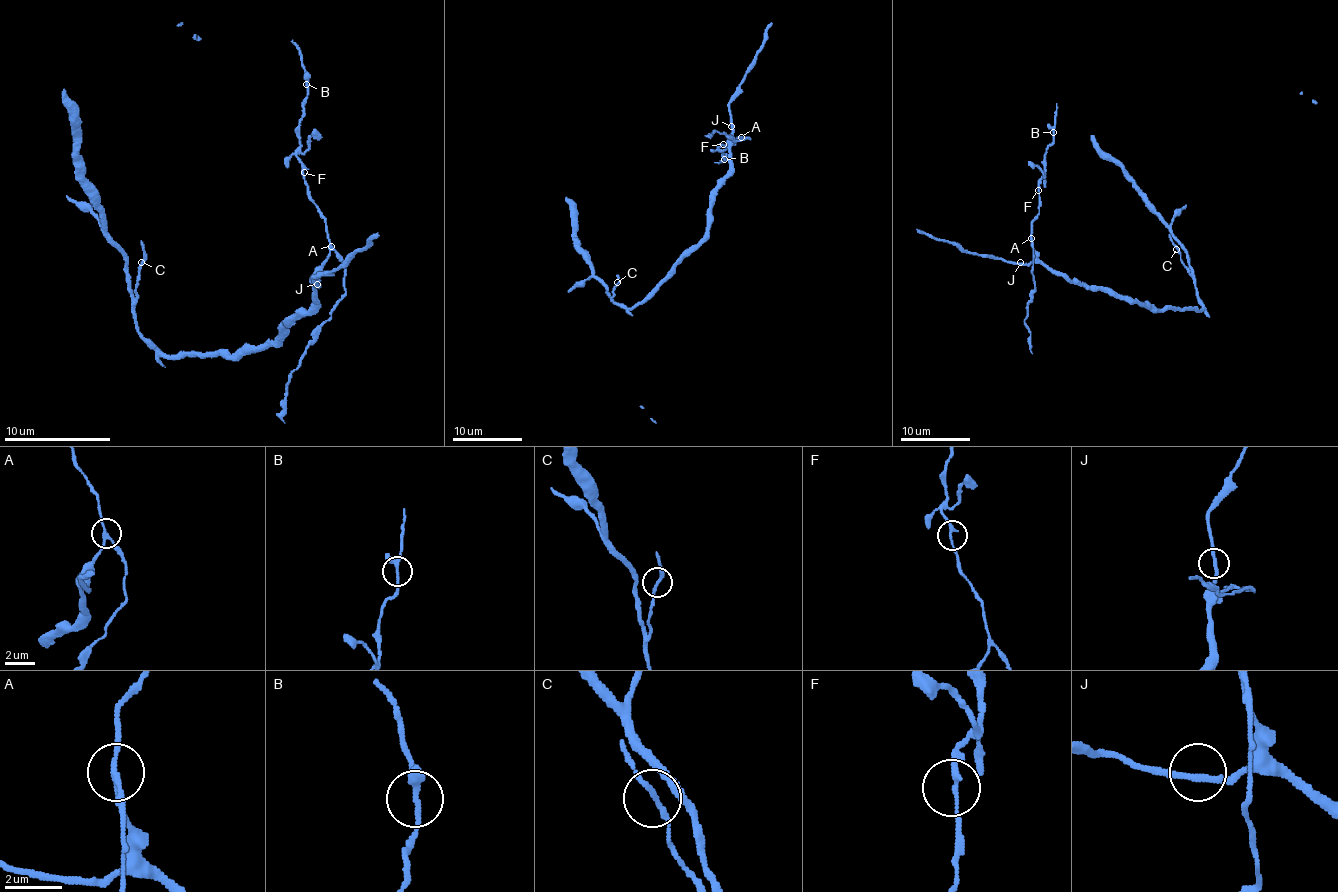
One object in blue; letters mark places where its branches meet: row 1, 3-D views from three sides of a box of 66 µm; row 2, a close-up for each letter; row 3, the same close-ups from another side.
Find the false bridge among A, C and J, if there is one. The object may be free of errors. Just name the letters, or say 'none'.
A

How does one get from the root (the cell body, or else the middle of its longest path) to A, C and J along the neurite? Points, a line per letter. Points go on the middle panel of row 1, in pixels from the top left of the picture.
A: (657, 286), (704, 237), (712, 192), (730, 168), (730, 145), (740, 137)
C: (657, 286), (631, 308), (624, 308), (612, 300), (617, 282)
J: (657, 286), (705, 234), (712, 192), (730, 168), (731, 126)

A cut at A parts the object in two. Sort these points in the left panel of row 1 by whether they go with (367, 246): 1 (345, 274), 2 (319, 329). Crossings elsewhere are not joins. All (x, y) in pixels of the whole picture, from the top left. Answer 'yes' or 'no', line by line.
1: no
2: no

